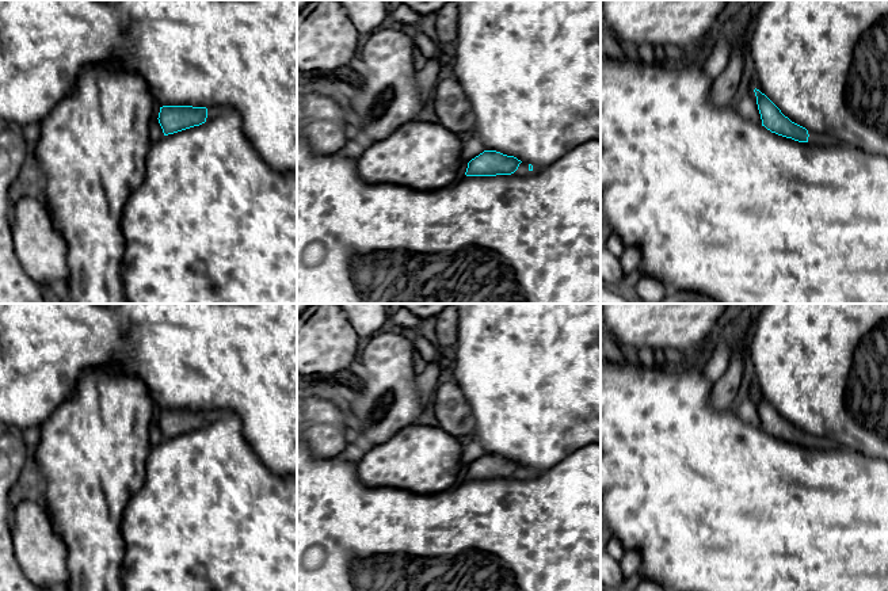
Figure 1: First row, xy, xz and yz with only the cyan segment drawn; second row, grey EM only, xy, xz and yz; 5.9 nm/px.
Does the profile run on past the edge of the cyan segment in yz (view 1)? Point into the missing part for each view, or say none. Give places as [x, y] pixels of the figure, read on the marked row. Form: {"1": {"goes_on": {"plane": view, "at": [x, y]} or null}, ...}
{"1": {"goes_on": {"plane": "yz", "at": [818, 138]}}}

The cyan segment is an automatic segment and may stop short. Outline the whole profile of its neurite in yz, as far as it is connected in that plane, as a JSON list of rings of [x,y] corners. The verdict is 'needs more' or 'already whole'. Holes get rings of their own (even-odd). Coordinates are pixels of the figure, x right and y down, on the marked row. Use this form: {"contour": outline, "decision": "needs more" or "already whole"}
{"contour": [[[754,89],[756,96],[756,104],[765,126],[771,133],[792,138],[799,142],[808,142],[815,145],[835,145],[834,140],[830,140],[822,133],[808,133],[808,130],[785,117],[781,110],[759,89]]], "decision": "needs more"}

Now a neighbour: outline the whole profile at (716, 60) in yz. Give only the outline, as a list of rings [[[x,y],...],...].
[[[727,38],[712,43],[710,50],[702,60],[702,68],[708,77],[714,79],[725,69],[732,54],[732,47],[733,43]]]

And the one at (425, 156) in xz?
[[[411,121],[390,136],[367,144],[357,159],[358,176],[366,183],[393,183],[419,191],[454,183],[464,142],[443,125]]]

